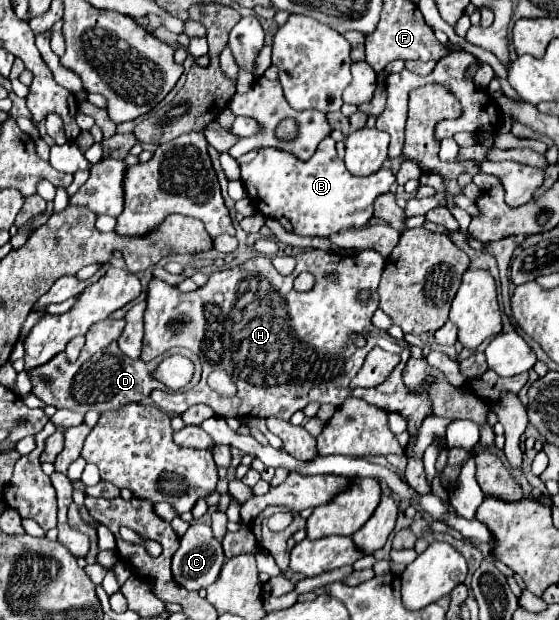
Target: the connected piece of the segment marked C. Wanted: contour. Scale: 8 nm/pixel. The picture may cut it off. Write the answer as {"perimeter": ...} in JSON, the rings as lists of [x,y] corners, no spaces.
{"perimeter":[[[191,523],[173,555],[173,577],[189,591],[211,585],[225,563],[221,543],[215,541],[211,527]]]}

